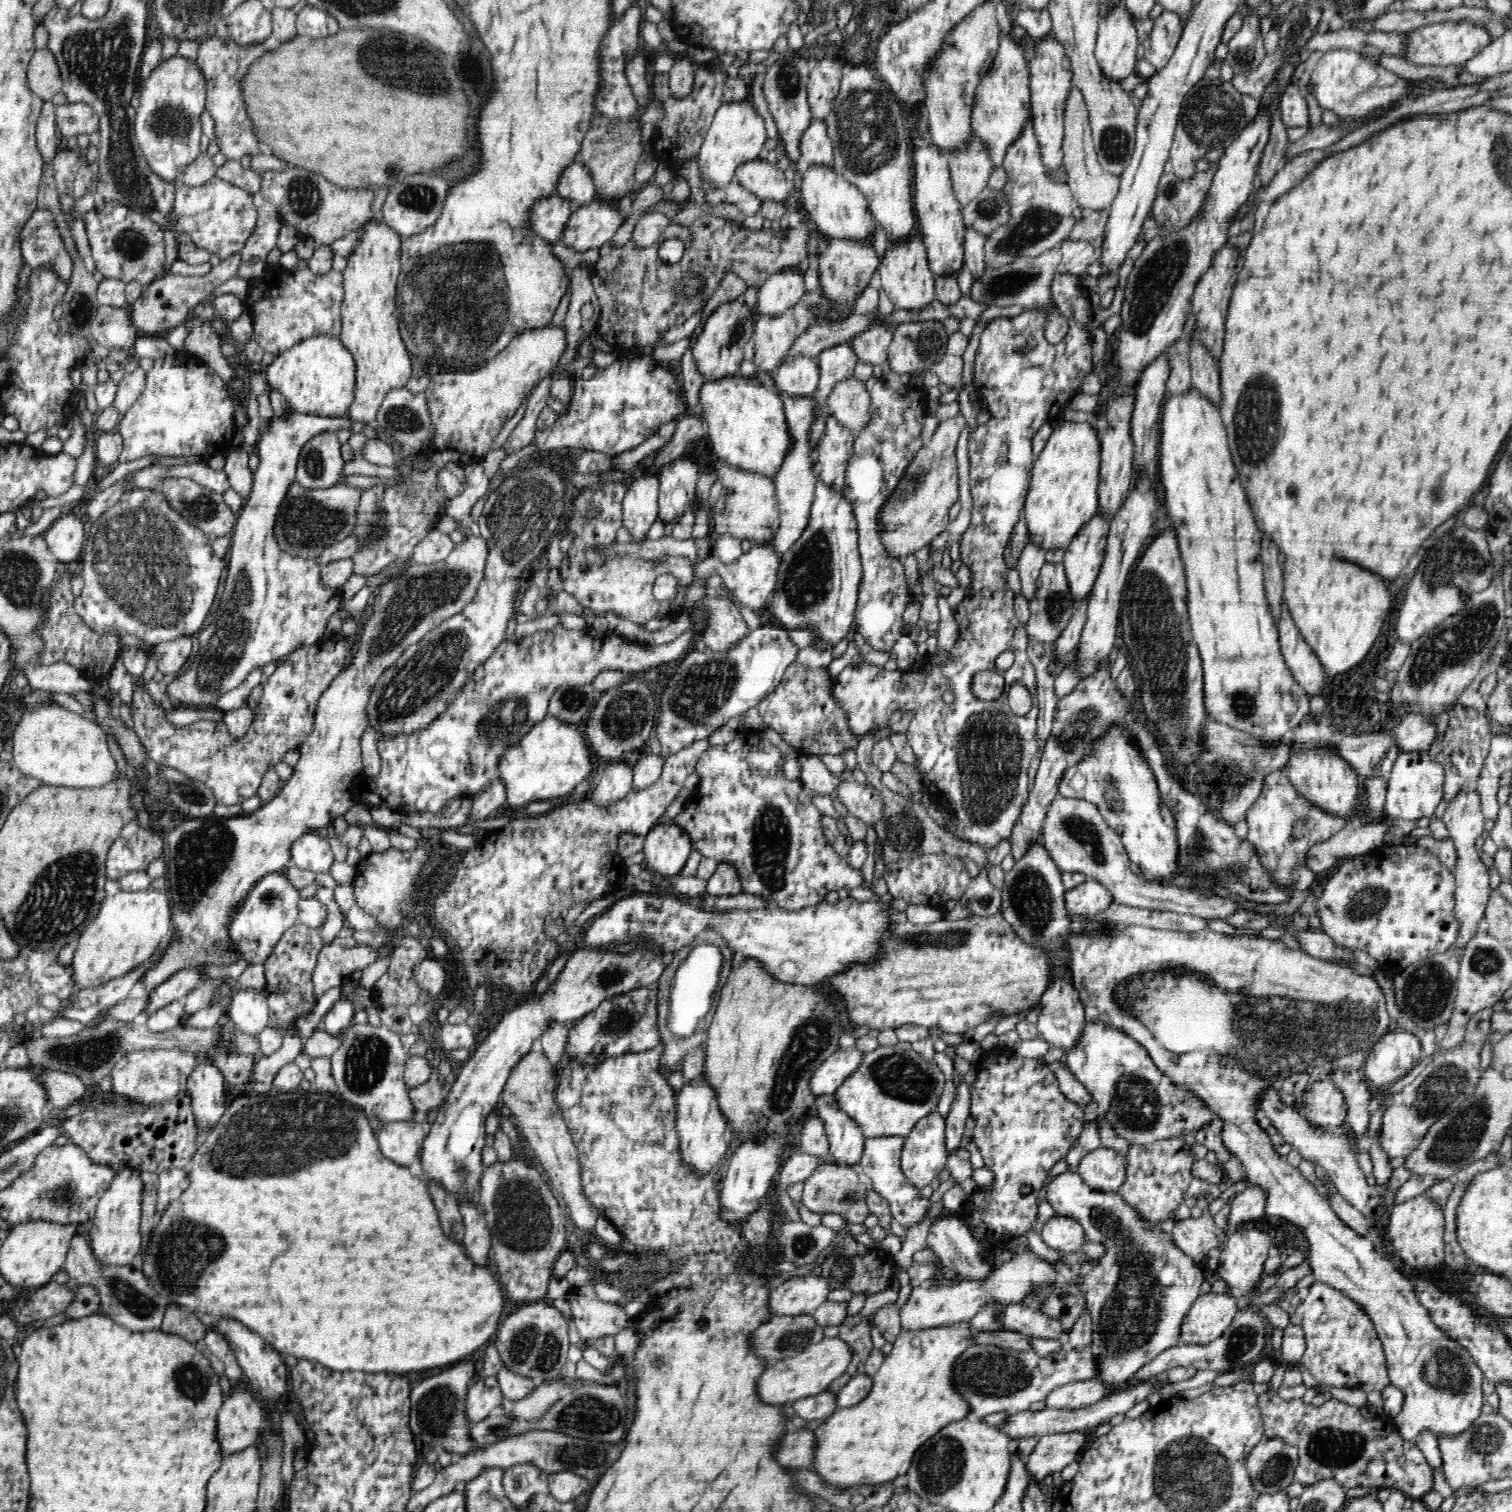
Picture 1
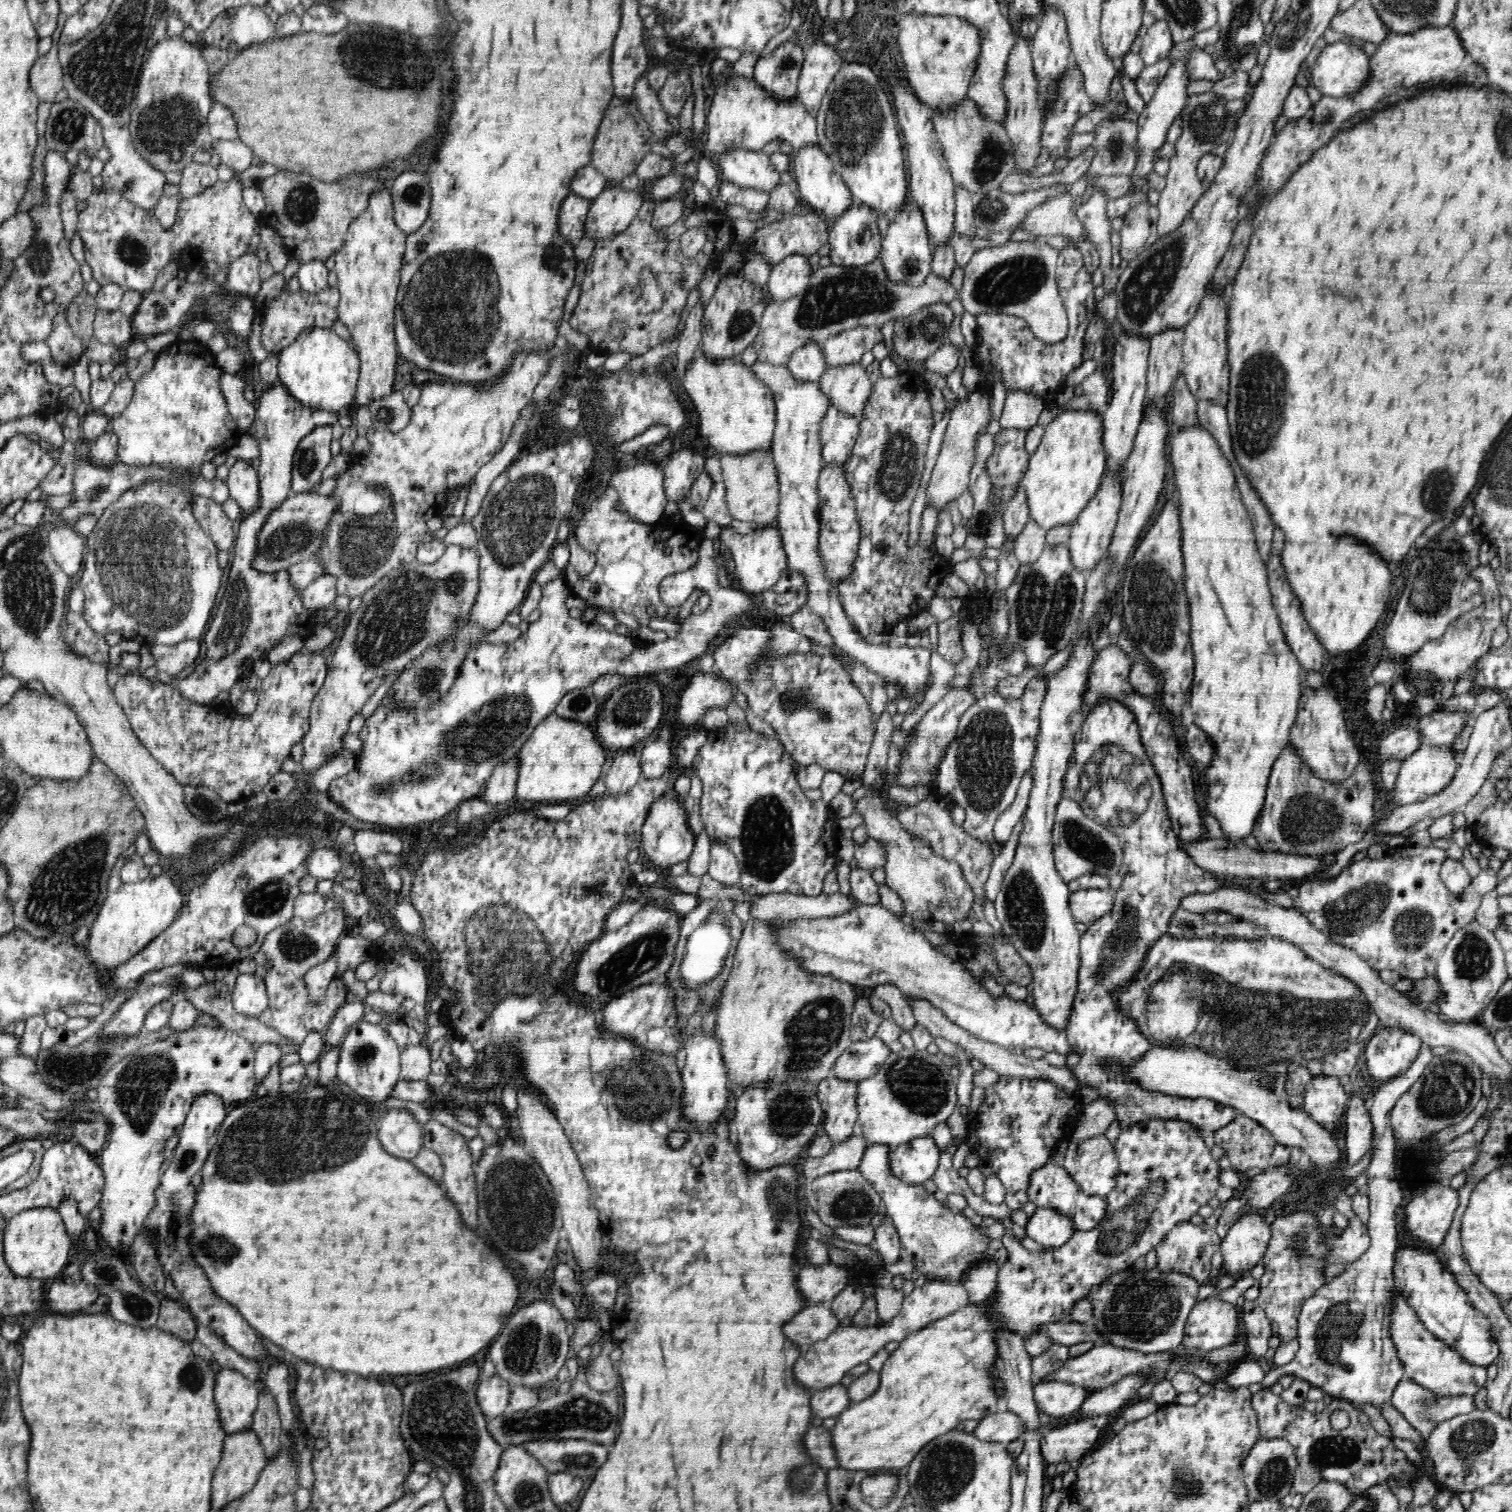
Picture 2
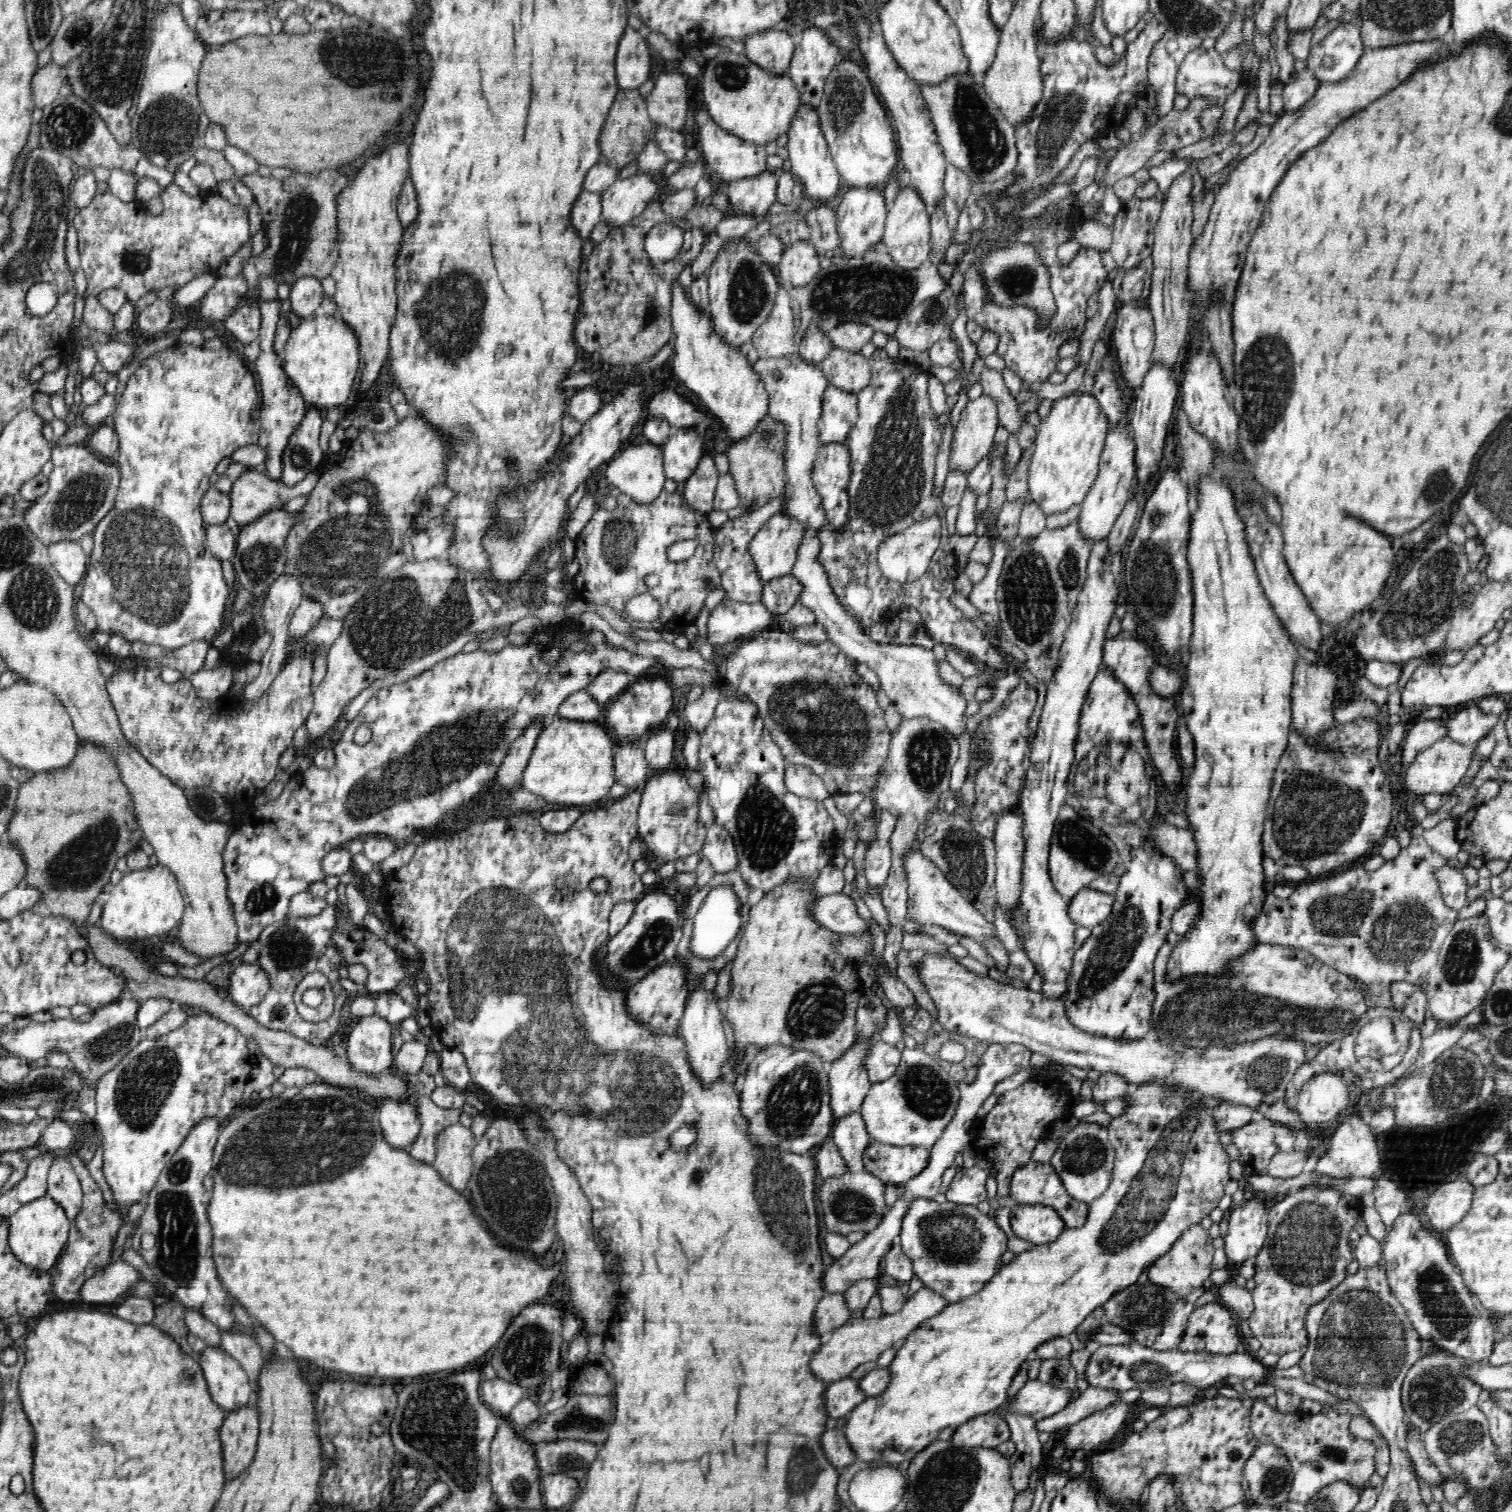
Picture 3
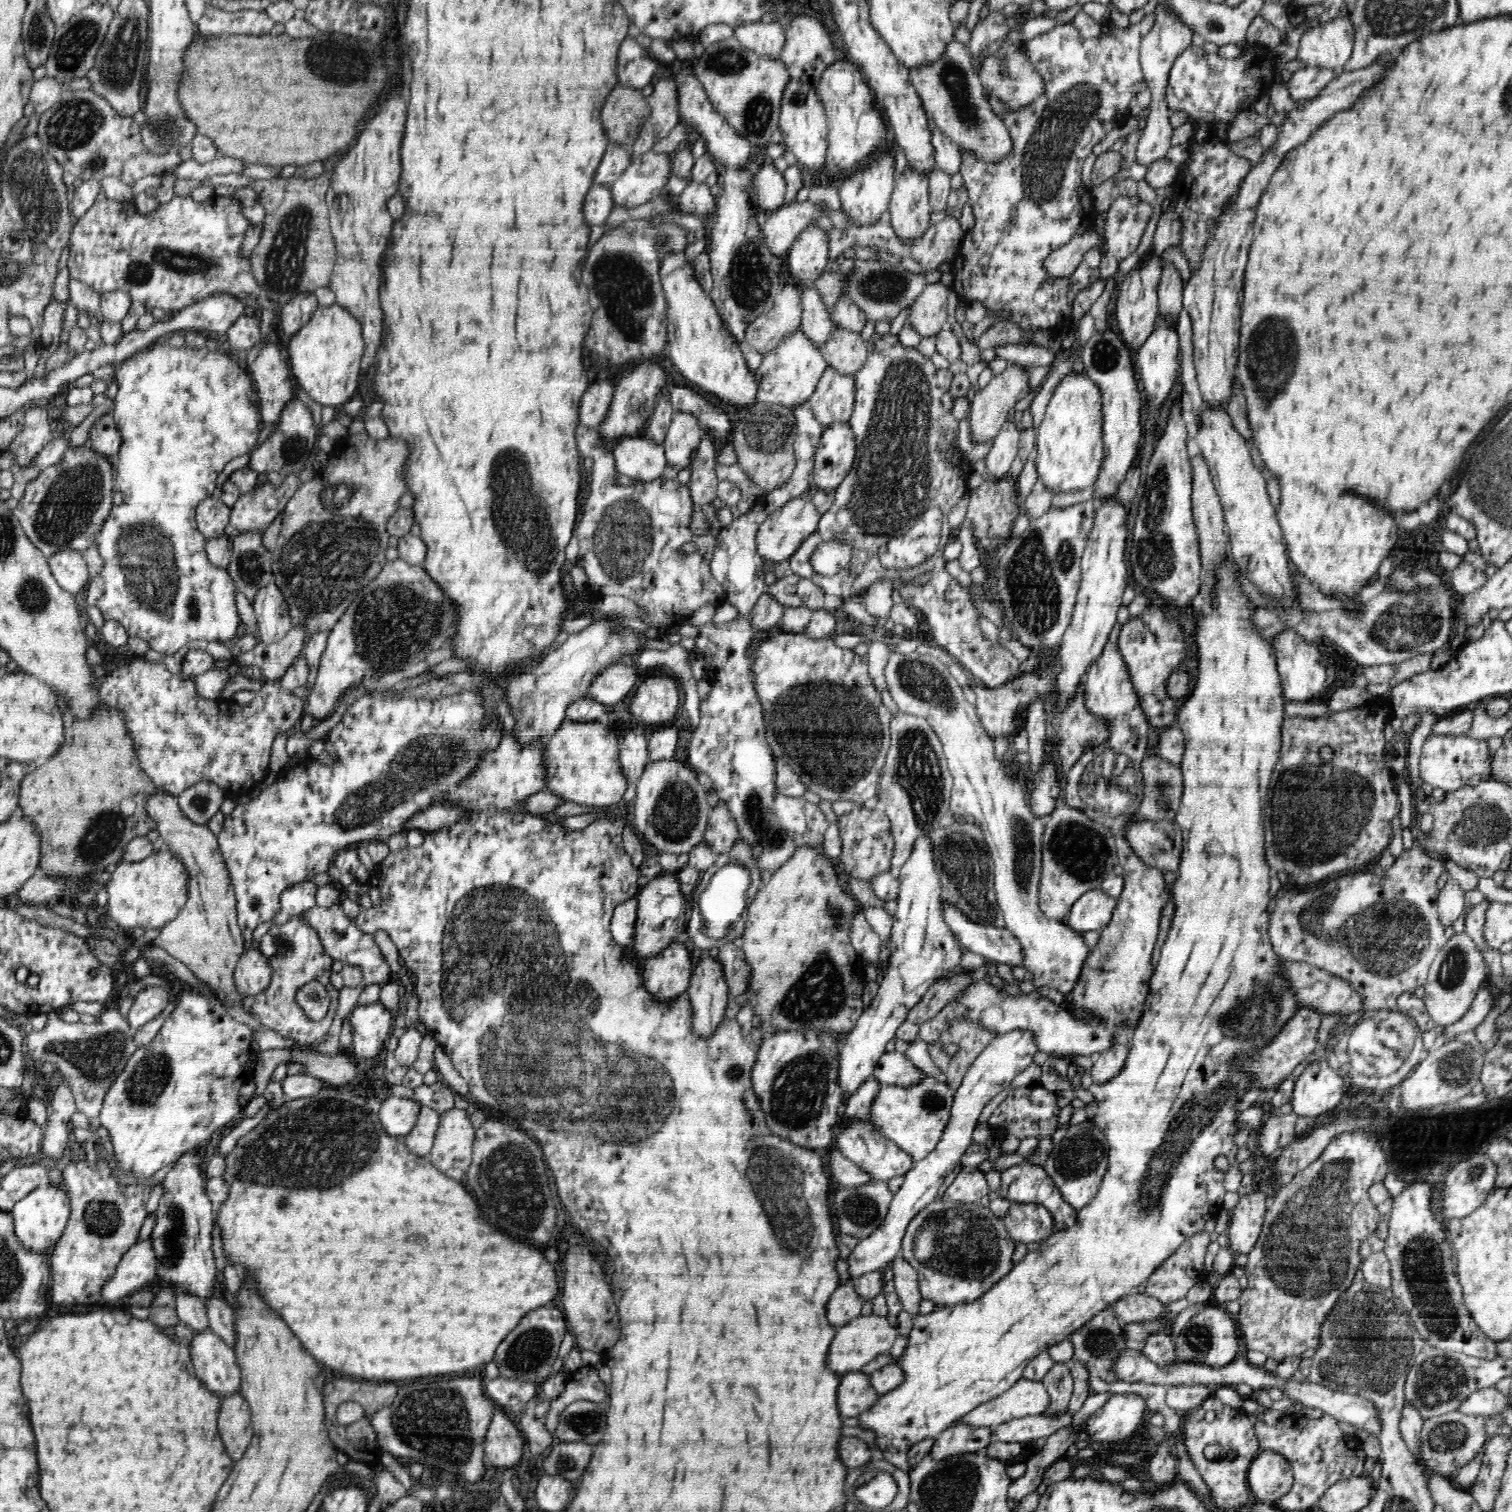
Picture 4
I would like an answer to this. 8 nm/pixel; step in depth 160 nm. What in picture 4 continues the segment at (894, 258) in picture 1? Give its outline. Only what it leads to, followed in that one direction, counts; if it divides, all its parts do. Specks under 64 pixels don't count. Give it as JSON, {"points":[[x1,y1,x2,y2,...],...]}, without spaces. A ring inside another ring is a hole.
{"points":[[908,164,900,173,900,177,896,180,891,200,889,204,889,224,892,227,893,234,904,240,903,244,912,246,912,240,920,240,923,234,927,232,930,224,930,217,933,211,929,205,929,185,931,178,923,176,920,172,913,172]]}

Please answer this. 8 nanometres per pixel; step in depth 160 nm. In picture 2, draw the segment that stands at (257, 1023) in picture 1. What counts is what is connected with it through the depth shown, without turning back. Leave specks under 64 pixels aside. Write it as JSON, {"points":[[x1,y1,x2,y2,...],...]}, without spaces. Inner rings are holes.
{"points":[[239,973,232,991,232,1002,238,1014,259,1018,269,1005,264,980,256,974]]}

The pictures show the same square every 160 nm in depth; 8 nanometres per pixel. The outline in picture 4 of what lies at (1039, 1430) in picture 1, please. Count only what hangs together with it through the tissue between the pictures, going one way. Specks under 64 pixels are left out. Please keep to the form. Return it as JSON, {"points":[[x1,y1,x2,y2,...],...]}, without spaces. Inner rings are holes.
{"points":[[963,1422,944,1430,934,1440,929,1454,936,1459,948,1458,950,1455,962,1455,983,1452,993,1442,993,1428,974,1428]]}

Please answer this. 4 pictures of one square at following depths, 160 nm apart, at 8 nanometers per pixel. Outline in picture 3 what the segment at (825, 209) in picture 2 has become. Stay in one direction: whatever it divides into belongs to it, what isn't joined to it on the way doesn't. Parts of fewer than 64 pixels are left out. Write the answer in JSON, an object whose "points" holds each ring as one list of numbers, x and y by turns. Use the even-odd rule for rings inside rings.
{"points":[[804,103,799,104,799,112,792,120,792,126,788,130,787,149,789,158,787,168,794,176,798,176,806,188,806,194,814,200,828,200,832,198,840,188,840,176,829,153,829,148,824,135,820,130,820,121,817,120,818,111,813,112,810,108,805,108]]}

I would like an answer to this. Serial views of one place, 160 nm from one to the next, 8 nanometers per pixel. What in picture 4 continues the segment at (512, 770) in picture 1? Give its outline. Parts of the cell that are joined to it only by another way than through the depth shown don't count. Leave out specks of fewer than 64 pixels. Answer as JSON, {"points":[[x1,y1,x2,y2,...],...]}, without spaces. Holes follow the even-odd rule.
{"points":[[567,718,560,722,541,752,541,768,545,777,543,789,576,804,591,807,618,804,627,787,620,765,619,743,605,721,582,723]]}

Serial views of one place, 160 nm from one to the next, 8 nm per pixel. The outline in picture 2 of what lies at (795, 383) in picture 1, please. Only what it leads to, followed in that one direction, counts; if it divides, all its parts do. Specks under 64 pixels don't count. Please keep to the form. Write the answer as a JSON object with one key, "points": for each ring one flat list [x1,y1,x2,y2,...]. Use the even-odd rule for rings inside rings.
{"points":[[814,341,804,343,804,346,795,350,786,365,794,378,806,382,818,383,827,369,824,351]]}

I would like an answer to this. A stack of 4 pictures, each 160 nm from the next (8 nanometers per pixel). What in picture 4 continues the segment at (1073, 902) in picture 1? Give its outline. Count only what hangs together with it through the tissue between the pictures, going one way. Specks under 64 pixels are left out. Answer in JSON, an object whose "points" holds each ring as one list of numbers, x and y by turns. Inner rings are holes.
{"points":[[1101,889,1086,891,1072,906,1066,918,1066,926,1082,934,1085,931,1100,932,1108,927,1117,900]]}

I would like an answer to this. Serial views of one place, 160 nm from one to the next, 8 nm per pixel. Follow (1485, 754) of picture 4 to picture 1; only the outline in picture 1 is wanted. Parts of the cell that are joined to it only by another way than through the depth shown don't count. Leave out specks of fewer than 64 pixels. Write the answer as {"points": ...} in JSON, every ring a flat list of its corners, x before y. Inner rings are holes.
{"points":[[1401,752,1394,762,1387,779,1383,816,1388,819,1418,820,1424,816,1431,817,1443,797,1444,769,1434,762,1425,752]]}

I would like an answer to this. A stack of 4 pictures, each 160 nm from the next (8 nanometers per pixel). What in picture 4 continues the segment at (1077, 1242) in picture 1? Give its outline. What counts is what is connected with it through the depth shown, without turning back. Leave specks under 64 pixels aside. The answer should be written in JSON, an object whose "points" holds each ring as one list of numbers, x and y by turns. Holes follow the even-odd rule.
{"points":[[1011,1203,1003,1219,1010,1238,1024,1244,1040,1243,1055,1230,1050,1211,1042,1205]]}

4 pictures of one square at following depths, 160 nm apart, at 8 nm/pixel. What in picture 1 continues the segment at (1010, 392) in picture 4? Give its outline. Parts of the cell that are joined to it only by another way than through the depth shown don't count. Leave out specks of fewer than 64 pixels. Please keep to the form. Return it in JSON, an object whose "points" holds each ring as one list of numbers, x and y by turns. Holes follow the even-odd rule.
{"points":[[958,414,945,422,940,422,932,436,932,442,913,455,912,463,901,476,896,490,886,498,877,512,882,547,890,557,904,559,914,554,927,544,932,543,946,526,948,526,948,510,959,499,958,464,956,463,957,442,967,422]]}

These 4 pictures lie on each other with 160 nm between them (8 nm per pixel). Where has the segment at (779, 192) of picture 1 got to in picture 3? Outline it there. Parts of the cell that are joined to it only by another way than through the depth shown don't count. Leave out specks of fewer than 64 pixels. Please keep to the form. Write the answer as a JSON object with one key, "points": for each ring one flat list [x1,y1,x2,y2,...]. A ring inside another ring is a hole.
{"points":[[702,106,694,114,694,122,699,128,700,146,706,158,708,172,716,181,738,181,743,178,758,177,766,172,768,155,764,147,742,141,732,133,723,132,708,118,708,112,705,112]]}

